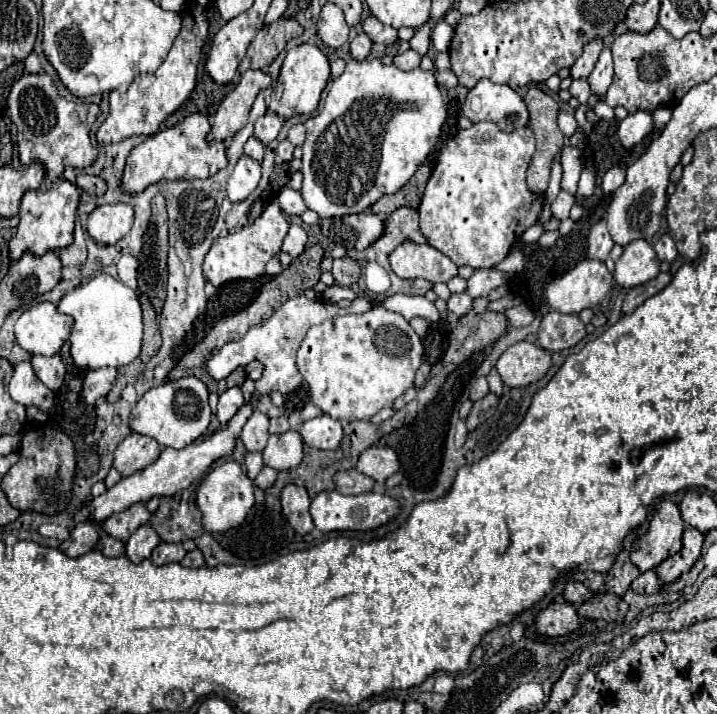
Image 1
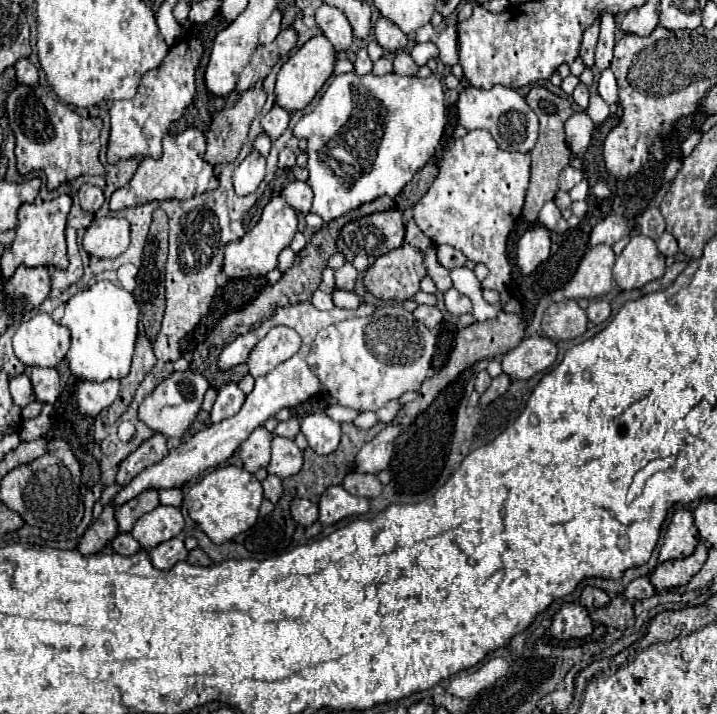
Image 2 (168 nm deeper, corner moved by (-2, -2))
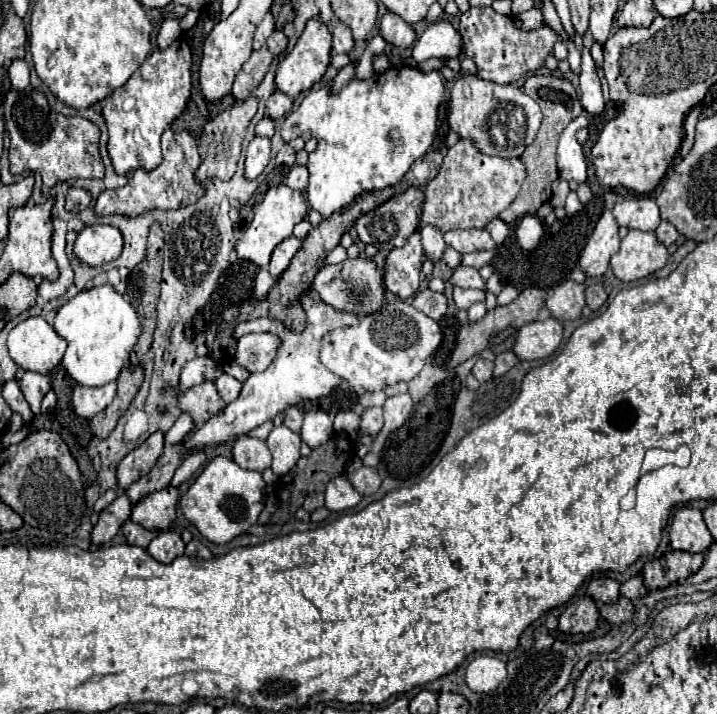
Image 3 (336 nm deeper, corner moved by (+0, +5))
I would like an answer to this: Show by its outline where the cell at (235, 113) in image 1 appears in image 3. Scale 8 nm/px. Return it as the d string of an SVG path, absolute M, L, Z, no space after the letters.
M248 97L246 101L236 101L228 111L222 111L216 115L210 123L206 123L202 137L198 139L198 153L202 155L202 167L206 169L206 177L228 181L236 173L238 157L240 157L240 145L246 135L246 127L250 125L252 117L256 115L258 101L256 97Z

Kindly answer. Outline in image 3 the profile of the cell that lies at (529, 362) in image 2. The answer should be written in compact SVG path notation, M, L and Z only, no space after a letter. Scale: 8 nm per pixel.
M548 317L544 321L526 323L518 331L512 351L520 359L536 361L550 357L560 343L562 343L562 323L554 317Z

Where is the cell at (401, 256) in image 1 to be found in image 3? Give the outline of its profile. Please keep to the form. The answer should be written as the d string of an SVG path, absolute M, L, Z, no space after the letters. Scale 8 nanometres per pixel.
M454 229L444 233L444 241L452 245L458 253L496 249L496 243L486 229Z

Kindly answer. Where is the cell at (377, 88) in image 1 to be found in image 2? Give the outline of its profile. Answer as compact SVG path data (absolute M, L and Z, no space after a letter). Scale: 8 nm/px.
M356 72L340 74L332 80L328 90L322 94L318 106L302 116L294 126L296 138L308 140L308 186L314 192L312 214L322 216L324 222L340 218L358 206L376 200L378 196L396 196L412 180L412 176L434 156L446 126L444 90L436 76L400 76L396 72L374 76L358 76Z

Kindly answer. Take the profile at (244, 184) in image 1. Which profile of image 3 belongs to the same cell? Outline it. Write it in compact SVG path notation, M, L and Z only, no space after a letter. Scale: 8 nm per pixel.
M254 137L246 149L246 179L256 179L270 159L270 139L268 137Z

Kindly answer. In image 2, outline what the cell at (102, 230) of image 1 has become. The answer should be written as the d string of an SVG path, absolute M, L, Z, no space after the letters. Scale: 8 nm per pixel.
M118 216L96 218L84 234L84 250L94 258L116 258L130 244L130 222Z

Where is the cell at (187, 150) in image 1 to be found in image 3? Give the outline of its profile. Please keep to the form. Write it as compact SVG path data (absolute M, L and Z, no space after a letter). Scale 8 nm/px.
M166 129L162 134L162 155L163 161L160 167L154 171L134 171L132 181L128 181L126 187L112 189L100 193L94 205L96 215L126 215L126 217L138 217L152 209L180 209L182 205L194 203L202 195L202 187L194 179L194 171L200 165L196 139L190 133L174 133L172 129Z

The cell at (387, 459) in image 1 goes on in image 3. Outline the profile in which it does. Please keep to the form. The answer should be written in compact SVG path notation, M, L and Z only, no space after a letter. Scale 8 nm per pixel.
M398 393L388 397L384 403L384 429L380 431L380 435L390 435L392 431L400 429L412 409L414 401L410 399L410 393Z

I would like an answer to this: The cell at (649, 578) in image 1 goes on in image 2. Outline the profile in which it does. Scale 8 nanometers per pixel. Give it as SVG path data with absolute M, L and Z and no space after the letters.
M640 576L636 580L632 580L628 586L626 586L626 598L630 602L634 600L644 600L644 598L650 598L654 596L654 586L650 584L650 578L648 576Z

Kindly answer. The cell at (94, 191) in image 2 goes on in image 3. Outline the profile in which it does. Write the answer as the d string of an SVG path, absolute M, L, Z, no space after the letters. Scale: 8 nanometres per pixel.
M72 187L72 189L68 191L68 195L66 195L66 211L78 213L78 211L86 209L86 207L90 205L90 201L92 201L92 197L90 197L90 193L88 193L86 189L76 189L76 187Z

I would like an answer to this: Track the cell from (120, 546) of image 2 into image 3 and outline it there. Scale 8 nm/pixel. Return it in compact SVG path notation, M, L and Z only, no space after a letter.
M126 521L124 523L124 527L122 527L122 533L126 535L126 539L128 539L128 543L130 545L138 545L138 547L148 547L148 543L160 533L160 531L154 531L154 529L144 529L142 525L138 525L138 523L134 523L134 521Z

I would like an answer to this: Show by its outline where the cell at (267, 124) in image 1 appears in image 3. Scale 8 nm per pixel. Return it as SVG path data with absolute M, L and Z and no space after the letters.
M274 91L266 101L266 115L274 121L282 119L290 109L292 109L292 97L282 91Z

